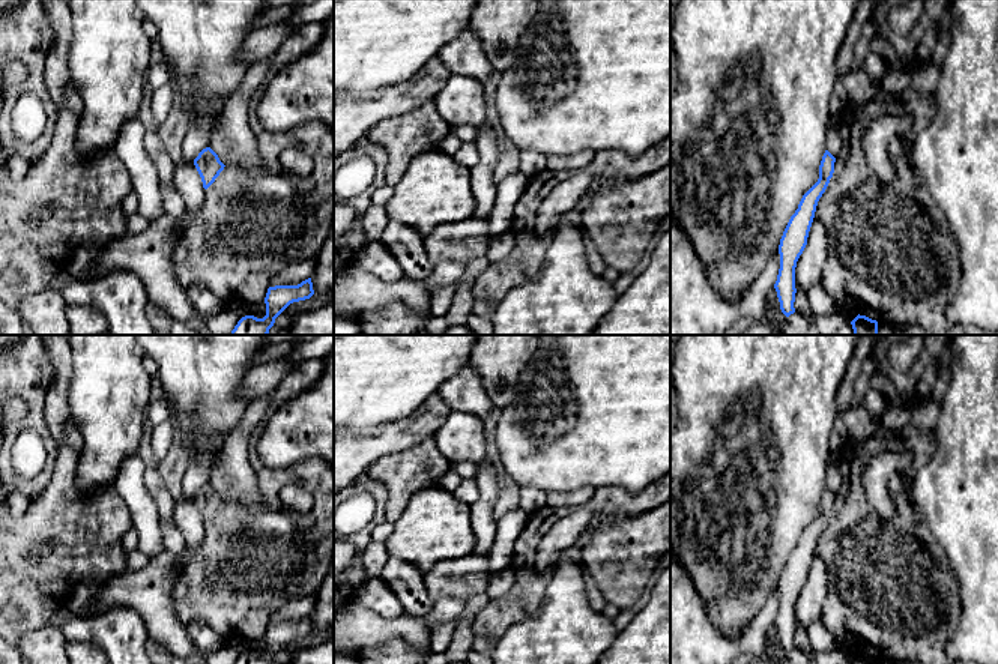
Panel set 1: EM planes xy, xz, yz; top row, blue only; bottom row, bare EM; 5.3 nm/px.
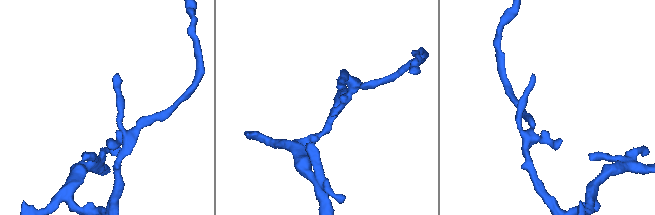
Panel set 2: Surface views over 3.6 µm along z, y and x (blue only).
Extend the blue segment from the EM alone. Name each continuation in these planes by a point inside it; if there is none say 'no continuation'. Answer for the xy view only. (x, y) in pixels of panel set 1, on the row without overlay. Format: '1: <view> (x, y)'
no continuation

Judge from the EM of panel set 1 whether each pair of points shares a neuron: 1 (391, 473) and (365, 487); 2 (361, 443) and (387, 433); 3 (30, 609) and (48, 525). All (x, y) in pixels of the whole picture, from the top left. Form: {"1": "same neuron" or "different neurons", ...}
{"1": "different neurons", "2": "same neuron", "3": "same neuron"}

